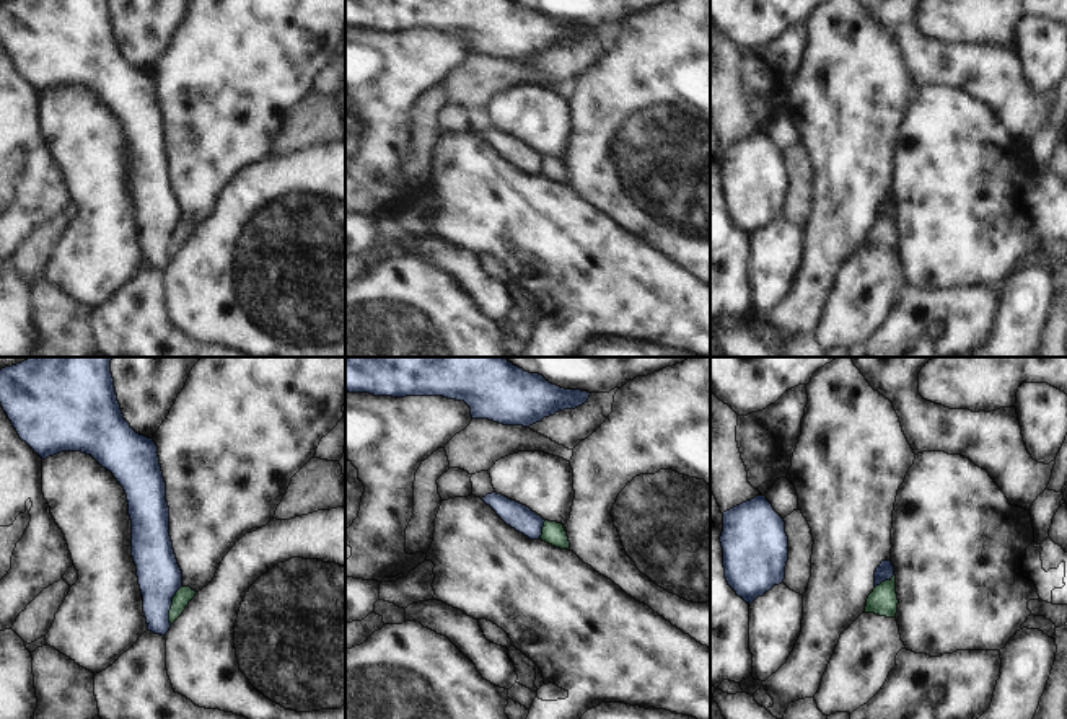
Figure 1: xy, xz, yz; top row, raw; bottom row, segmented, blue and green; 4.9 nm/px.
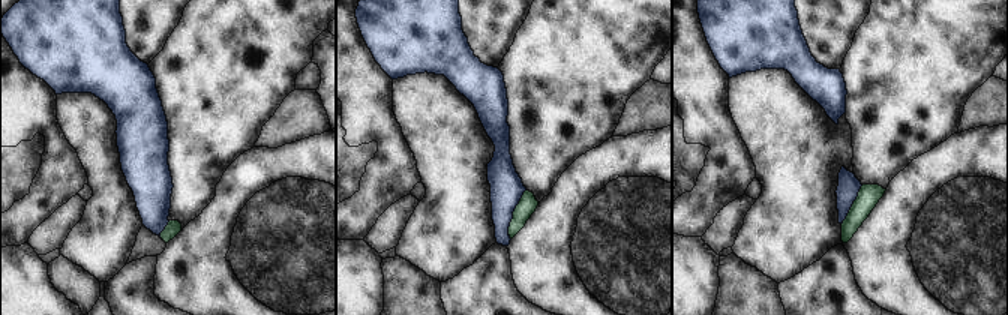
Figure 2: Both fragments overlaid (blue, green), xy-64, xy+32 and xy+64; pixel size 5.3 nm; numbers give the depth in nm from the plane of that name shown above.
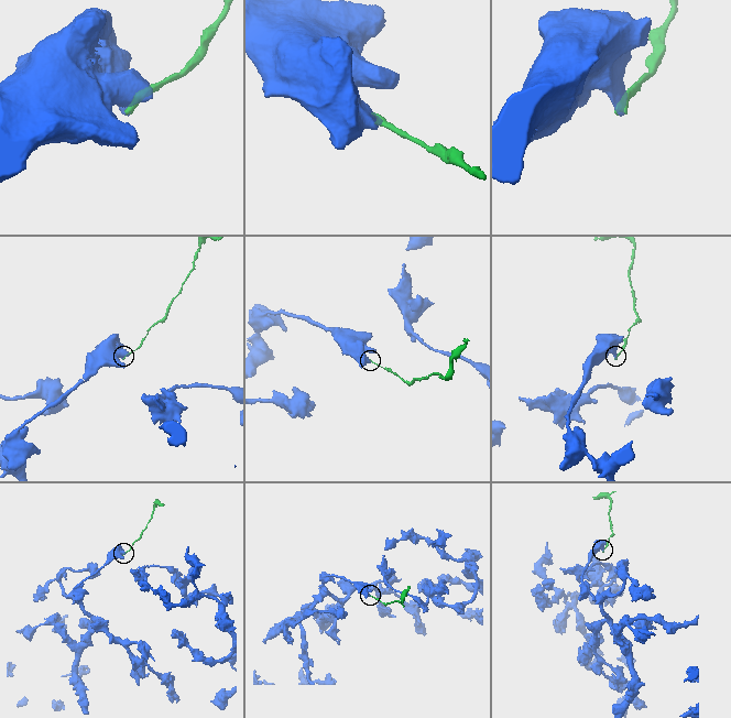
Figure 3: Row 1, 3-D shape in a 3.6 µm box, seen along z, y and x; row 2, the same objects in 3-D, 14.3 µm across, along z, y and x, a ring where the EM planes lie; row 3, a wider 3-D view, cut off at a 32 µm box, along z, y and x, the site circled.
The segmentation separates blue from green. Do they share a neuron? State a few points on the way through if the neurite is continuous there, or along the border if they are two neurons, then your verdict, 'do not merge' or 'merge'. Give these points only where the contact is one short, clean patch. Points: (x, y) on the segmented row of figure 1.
border xy (181, 586), (173, 597), (170, 623); do not merge

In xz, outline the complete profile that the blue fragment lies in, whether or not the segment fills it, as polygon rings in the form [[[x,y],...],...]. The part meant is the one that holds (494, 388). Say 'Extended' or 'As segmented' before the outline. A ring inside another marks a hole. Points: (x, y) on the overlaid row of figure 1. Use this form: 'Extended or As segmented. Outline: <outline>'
As segmented. Outline: [[[345,357],[345,391],[375,396],[443,396],[464,401],[472,419],[529,427],[564,409],[585,404],[591,393],[565,390],[505,357]]]

